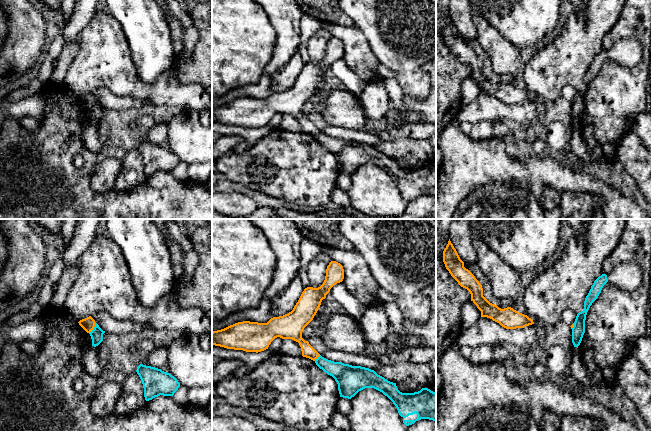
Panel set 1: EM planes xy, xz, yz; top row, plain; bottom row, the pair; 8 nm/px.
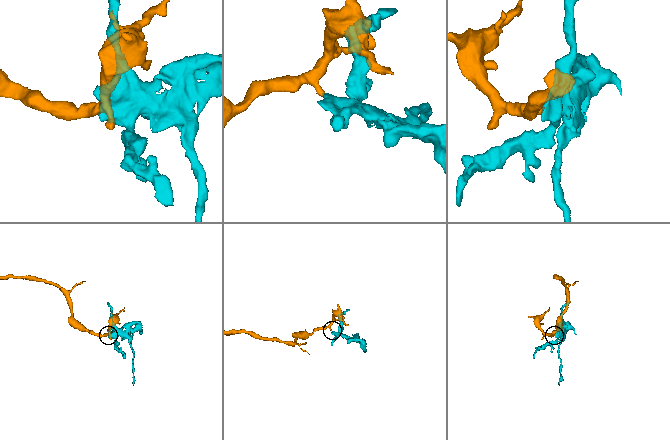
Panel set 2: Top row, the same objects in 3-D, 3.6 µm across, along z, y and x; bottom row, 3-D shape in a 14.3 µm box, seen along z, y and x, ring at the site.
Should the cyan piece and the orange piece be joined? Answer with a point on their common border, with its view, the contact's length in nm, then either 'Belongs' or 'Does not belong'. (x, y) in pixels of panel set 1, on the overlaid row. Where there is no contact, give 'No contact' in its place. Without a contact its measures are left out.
Touches cyan at xy (94, 328). Shared border 110 nm. Does not belong

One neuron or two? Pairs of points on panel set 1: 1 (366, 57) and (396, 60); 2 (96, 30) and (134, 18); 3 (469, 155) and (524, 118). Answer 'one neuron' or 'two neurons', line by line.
1: two neurons
2: two neurons
3: two neurons

